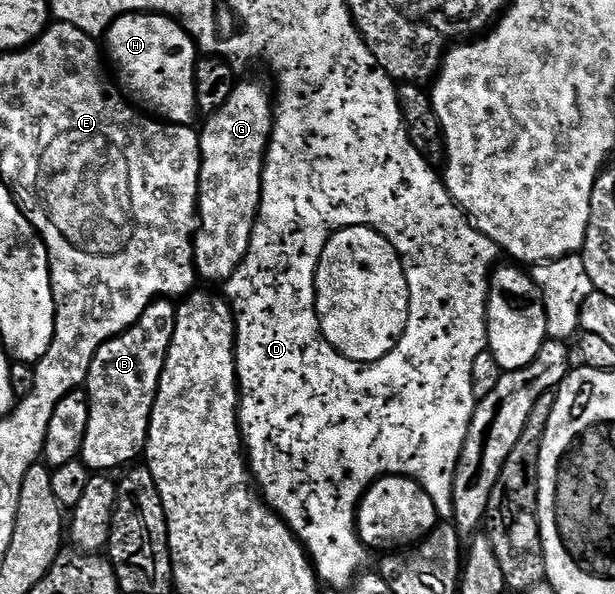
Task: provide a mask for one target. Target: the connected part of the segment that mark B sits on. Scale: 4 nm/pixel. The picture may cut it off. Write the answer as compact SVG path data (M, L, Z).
M170 299L155 300L128 331L97 349L85 384L89 429L85 429L81 456L83 464L93 473L115 473L111 471L134 464L138 460L135 458L146 452L157 385L173 341L175 309L176 304Z

